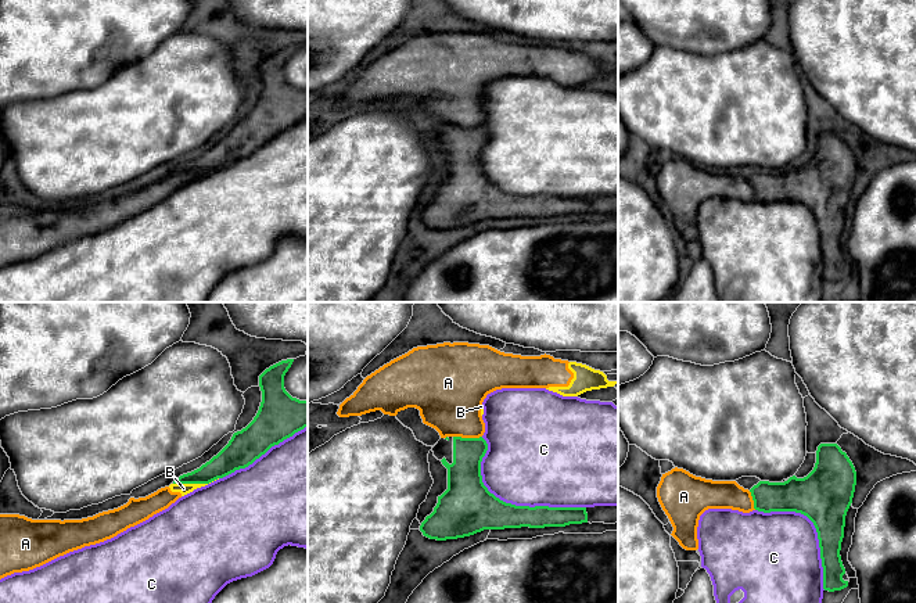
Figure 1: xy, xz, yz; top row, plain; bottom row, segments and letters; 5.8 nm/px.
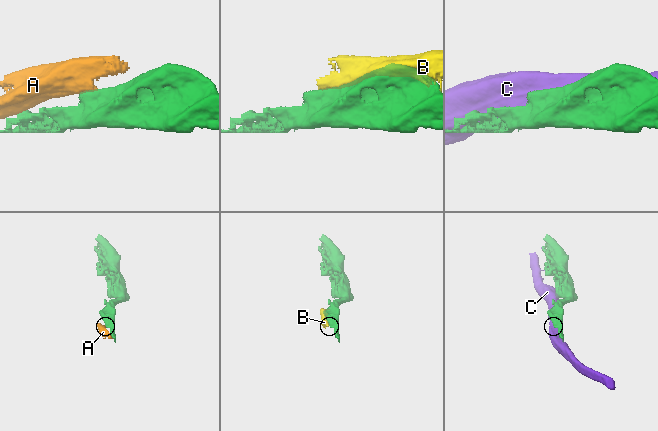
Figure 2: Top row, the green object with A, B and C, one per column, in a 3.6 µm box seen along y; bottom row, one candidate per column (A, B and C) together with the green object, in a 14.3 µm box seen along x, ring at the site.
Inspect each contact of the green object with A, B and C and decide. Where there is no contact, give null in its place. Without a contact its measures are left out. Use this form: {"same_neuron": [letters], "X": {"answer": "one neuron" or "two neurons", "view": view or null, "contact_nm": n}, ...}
{"same_neuron": [], "A": {"answer": "two neurons", "view": "xz", "contact_nm": 170}, "B": {"answer": "two neurons", "view": "xy", "contact_nm": 260}, "C": {"answer": "two neurons", "view": "xz", "contact_nm": 750}}

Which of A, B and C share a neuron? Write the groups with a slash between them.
A B / C

